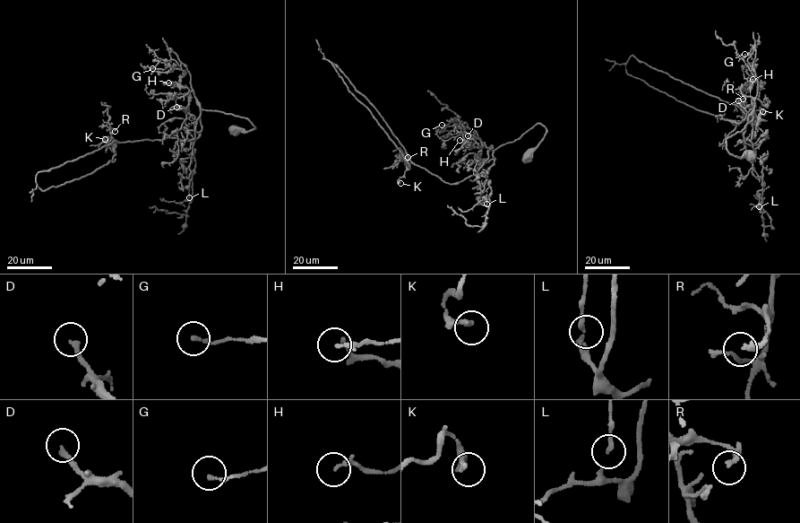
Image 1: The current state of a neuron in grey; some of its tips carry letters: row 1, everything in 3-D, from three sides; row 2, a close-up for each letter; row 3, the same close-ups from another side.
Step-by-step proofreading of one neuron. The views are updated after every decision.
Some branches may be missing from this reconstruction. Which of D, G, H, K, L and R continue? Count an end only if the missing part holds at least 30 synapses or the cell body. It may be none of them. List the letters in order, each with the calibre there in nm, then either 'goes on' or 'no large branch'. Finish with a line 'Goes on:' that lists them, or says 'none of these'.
D: 220 nm thick; no large branch
G: 180 nm thick; no large branch
H: 180 nm thick; no large branch
K: 280 nm thick; no large branch
L: 130 nm thick; no large branch
R: 170 nm thick; no large branch
Goes on: none of these

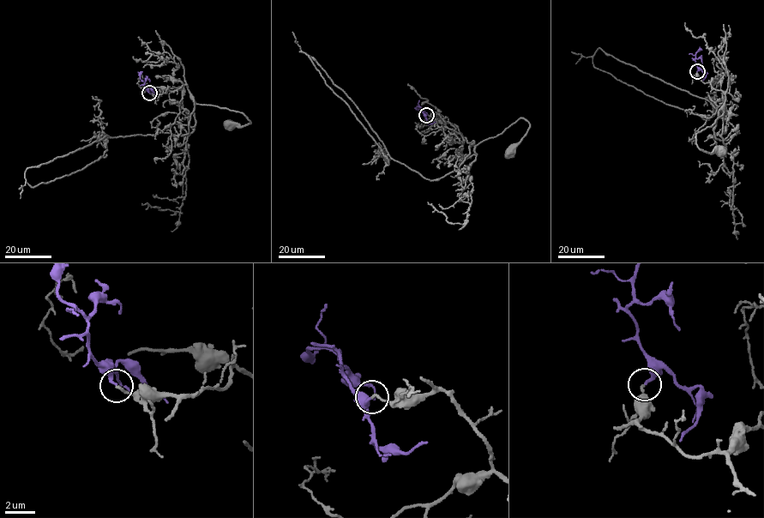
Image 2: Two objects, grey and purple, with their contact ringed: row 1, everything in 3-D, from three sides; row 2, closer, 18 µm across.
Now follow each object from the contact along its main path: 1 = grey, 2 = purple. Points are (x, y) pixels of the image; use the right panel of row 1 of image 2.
1: (697, 72), (696, 78), (723, 92), (725, 99), (724, 111), (696, 135), (696, 144), (709, 153), (720, 150)
2: (697, 72), (694, 55), (700, 49)

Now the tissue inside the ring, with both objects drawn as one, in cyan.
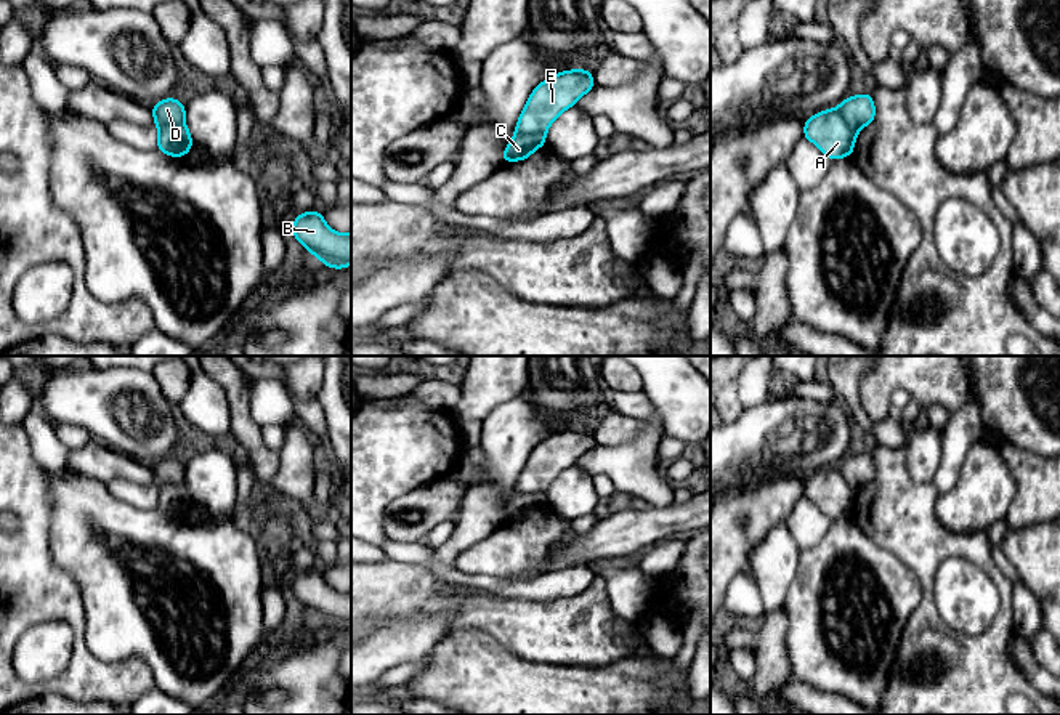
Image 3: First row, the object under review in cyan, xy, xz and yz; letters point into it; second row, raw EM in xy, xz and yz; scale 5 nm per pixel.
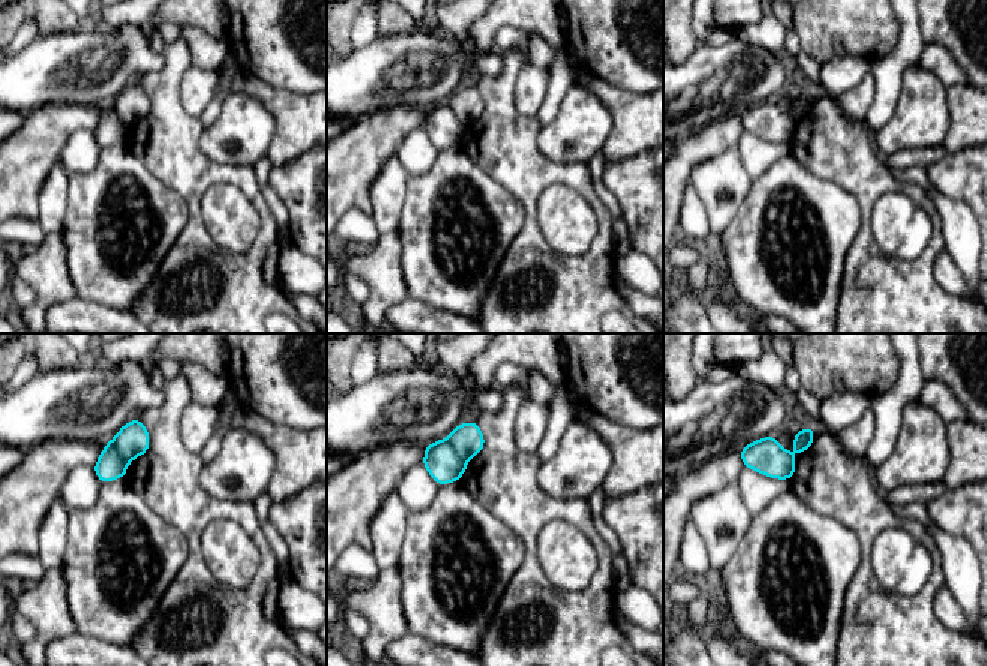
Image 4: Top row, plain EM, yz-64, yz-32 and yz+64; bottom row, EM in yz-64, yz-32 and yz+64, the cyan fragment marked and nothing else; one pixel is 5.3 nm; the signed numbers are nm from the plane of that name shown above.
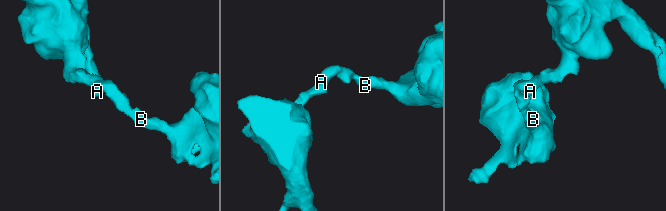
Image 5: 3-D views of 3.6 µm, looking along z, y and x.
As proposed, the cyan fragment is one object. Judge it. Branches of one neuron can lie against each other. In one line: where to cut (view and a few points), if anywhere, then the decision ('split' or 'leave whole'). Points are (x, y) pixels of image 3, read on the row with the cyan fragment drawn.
xz (515, 130), (544, 137) | split

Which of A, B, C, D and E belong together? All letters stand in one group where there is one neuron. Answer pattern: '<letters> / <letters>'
A B E / C D

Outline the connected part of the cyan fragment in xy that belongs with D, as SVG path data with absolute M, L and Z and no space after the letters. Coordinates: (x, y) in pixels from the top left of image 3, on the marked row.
M173 96L162 99L151 106L154 114L154 125L159 128L162 125L183 125L186 115L186 106L181 104Z

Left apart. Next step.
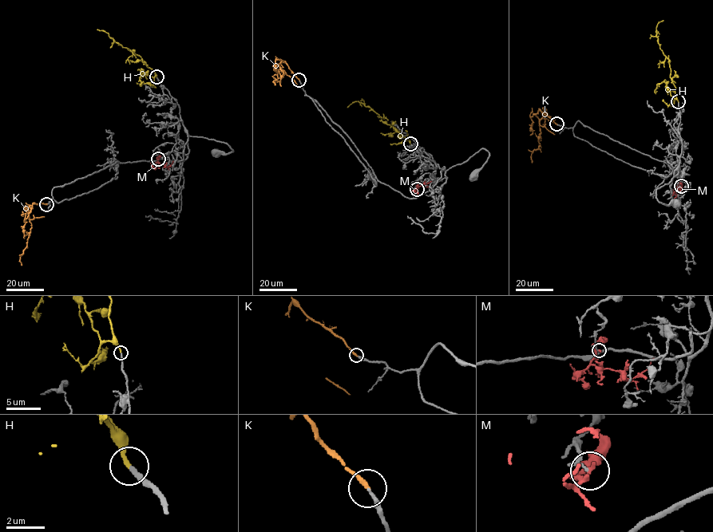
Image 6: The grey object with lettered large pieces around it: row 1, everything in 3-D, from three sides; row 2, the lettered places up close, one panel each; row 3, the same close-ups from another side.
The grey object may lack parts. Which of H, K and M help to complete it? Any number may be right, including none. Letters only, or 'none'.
H, K

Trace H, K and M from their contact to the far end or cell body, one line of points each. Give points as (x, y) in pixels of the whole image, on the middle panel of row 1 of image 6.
H: (410, 143), (395, 128), (383, 123), (378, 113), (364, 104), (354, 101), (347, 107)
K: (299, 79), (285, 63), (281, 61), (279, 64), (283, 76), (280, 82), (273, 80), (275, 84)
M: (417, 189), (431, 181)

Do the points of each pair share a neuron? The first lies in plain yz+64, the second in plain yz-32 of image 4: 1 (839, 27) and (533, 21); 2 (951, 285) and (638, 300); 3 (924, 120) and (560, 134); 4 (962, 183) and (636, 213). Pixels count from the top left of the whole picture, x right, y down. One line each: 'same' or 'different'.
1: same
2: same
3: same
4: same

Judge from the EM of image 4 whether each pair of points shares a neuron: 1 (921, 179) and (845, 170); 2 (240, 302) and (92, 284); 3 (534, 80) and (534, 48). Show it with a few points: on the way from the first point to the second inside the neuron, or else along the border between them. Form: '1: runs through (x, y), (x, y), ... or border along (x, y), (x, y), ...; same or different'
1: border along (890, 168), (899, 180), (915, 182), (926, 189); different
2: border along (162, 260), (152, 281), (129, 311); different
3: border along (528, 62), (546, 71); different

